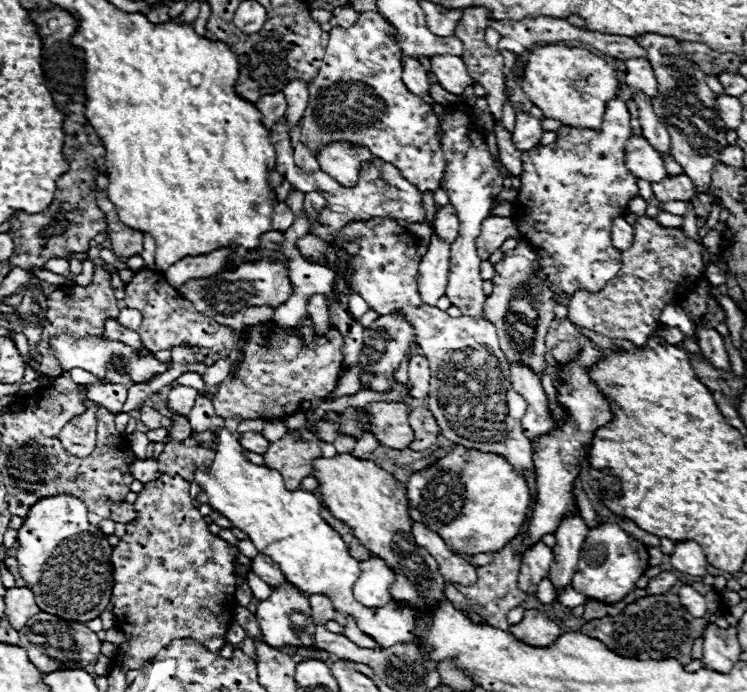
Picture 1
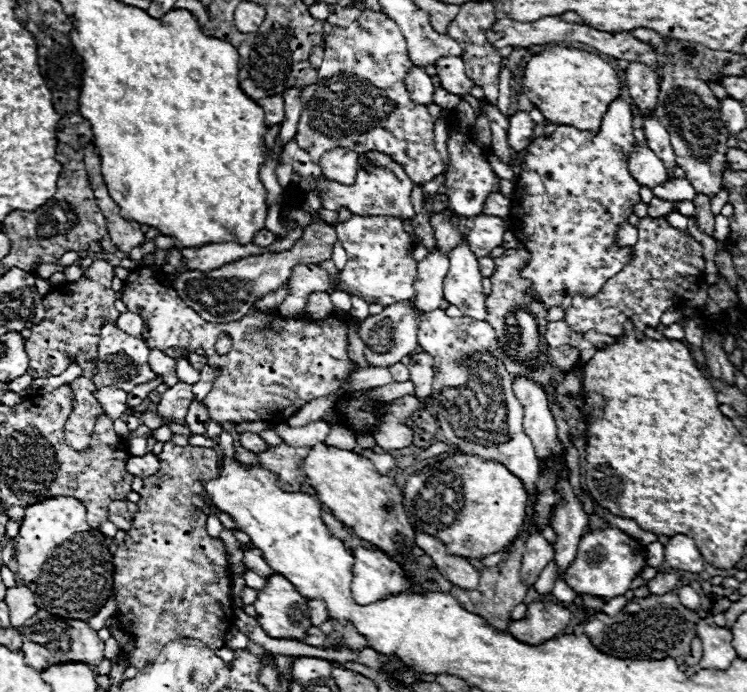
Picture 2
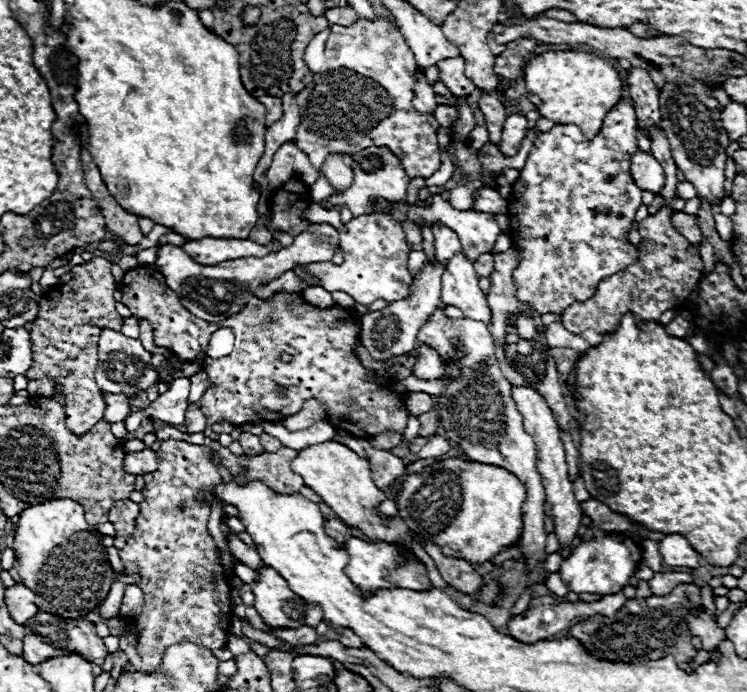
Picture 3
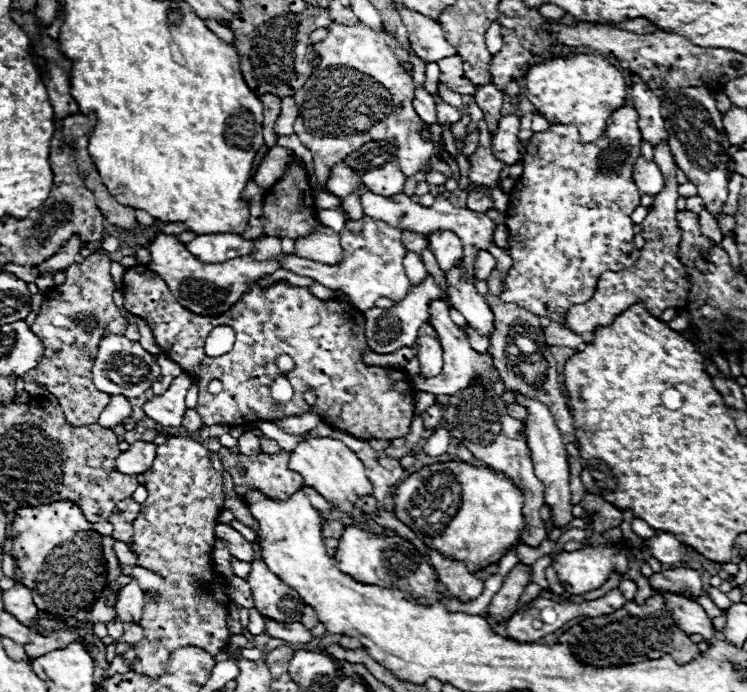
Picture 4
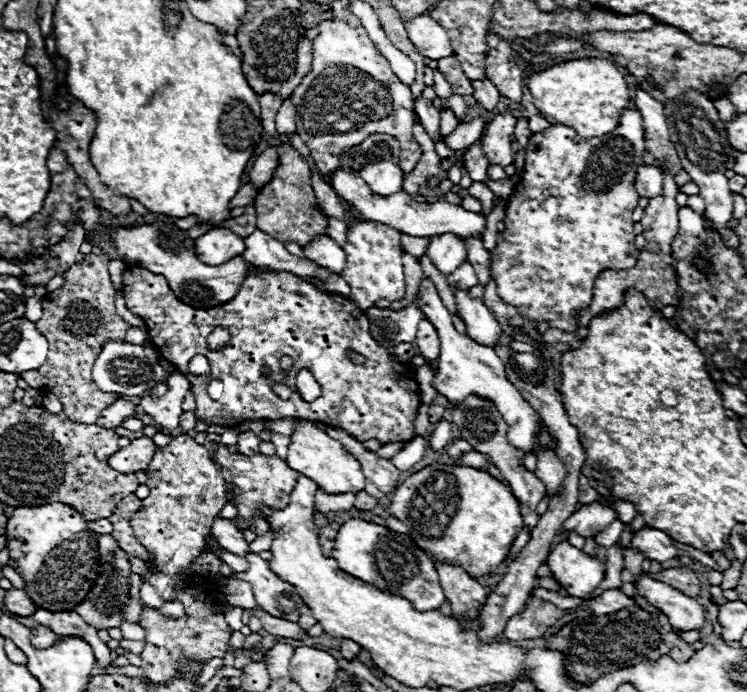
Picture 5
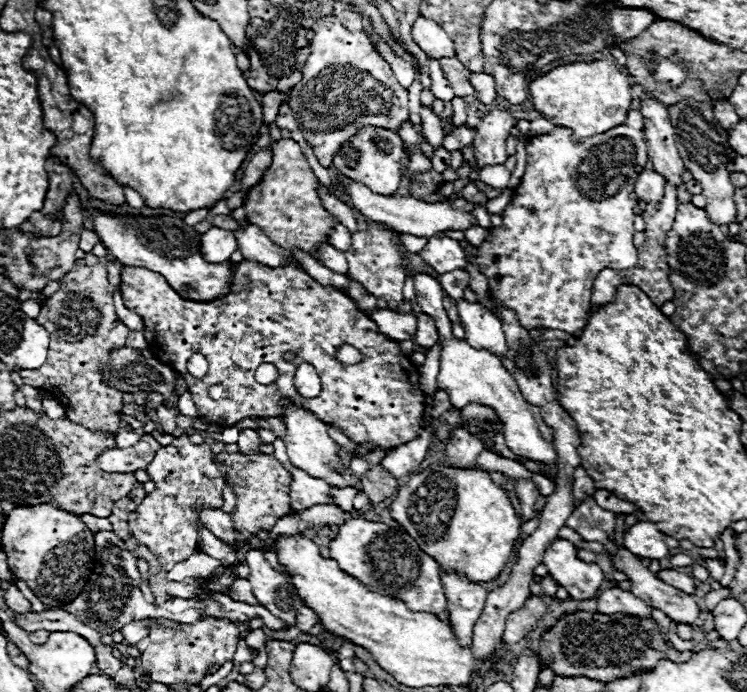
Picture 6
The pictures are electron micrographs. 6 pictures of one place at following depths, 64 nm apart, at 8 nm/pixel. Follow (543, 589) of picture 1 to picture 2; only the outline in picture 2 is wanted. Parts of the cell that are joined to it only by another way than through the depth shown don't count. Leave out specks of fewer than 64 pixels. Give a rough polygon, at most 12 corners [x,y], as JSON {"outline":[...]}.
{"outline":[[554,560],[543,569],[534,587],[543,595],[552,593],[558,567]]}

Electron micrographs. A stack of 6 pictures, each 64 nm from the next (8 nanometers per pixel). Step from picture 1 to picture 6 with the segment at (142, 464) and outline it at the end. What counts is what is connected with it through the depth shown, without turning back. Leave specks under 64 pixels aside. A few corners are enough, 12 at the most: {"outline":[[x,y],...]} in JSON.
{"outline":[[144,434],[130,448],[102,450],[96,466],[104,472],[146,468],[162,446]]}

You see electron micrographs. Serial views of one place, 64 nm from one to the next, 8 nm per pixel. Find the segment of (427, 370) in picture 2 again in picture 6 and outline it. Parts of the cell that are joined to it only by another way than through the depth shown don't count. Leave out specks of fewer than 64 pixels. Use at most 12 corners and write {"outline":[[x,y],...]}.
{"outline":[[420,314],[416,342],[430,348],[438,340],[436,324]]}

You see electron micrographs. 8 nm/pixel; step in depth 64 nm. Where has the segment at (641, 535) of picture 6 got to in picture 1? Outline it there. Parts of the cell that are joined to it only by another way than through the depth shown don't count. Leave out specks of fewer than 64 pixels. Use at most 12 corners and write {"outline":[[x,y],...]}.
{"outline":[[692,540],[674,544],[670,564],[692,576],[706,576],[702,548]]}

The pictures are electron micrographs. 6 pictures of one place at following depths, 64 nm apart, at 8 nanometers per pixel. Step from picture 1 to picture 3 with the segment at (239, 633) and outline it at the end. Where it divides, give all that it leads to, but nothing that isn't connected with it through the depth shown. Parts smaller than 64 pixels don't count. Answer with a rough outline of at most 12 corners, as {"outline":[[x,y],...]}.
{"outline":[[228,634],[226,647],[234,656],[251,651],[243,638]]}

